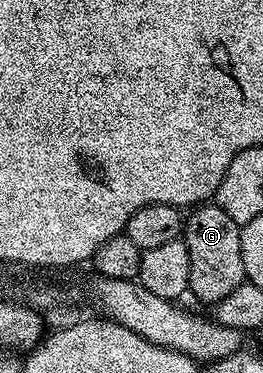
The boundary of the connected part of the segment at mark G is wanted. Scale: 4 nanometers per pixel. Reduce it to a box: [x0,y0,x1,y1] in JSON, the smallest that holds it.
[184,203,246,307]

